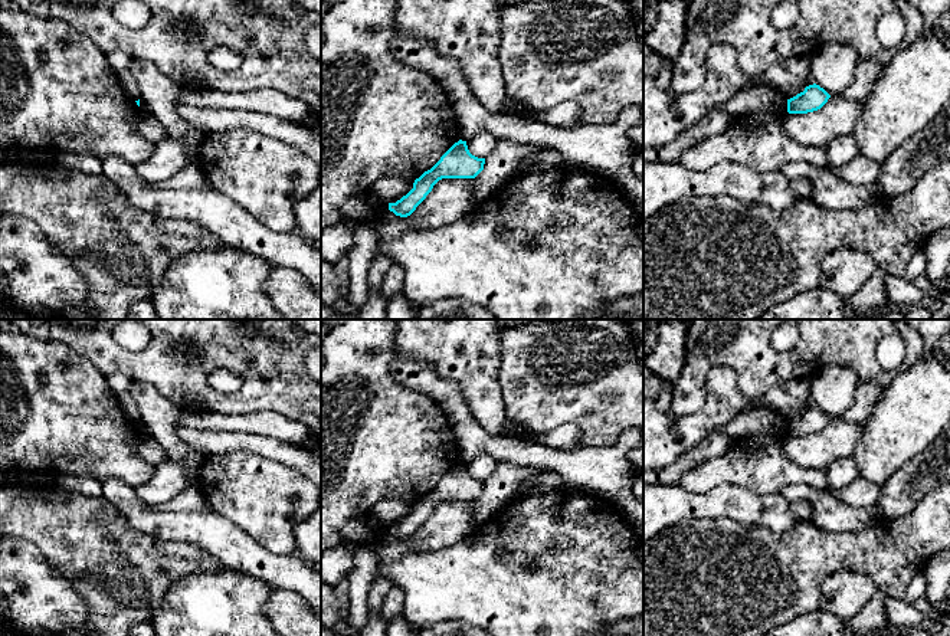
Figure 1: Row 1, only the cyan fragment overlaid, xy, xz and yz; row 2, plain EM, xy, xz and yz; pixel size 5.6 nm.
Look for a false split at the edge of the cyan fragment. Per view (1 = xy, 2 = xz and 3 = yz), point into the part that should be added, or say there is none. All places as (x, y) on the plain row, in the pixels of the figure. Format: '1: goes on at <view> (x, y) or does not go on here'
1: does not go on here
2: does not go on here
3: does not go on here

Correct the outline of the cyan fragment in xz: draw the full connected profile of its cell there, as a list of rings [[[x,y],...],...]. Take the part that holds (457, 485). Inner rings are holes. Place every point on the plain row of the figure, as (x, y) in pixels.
[[[466,463],[455,465],[440,482],[419,501],[413,511],[396,525],[389,525],[389,532],[396,538],[407,540],[432,514],[433,508],[442,501],[475,501],[484,492],[485,481],[472,478]]]

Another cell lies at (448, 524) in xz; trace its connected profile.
[[[442,501],[409,538],[415,553],[448,548],[469,535],[474,501]]]

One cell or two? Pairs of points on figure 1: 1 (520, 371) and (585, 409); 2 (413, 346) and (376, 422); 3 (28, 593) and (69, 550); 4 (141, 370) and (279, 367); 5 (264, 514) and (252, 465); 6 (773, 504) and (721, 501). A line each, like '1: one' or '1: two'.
1: one
2: two
3: two
4: one
5: one
6: one

